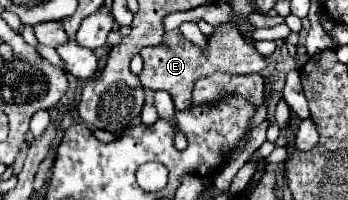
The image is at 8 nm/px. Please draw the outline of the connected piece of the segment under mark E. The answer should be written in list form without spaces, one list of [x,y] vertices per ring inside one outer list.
[[[234,23],[218,25],[216,31],[206,39],[208,39],[206,47],[198,47],[184,37],[180,37],[178,41],[170,41],[170,37],[164,37],[160,45],[144,47],[140,51],[144,59],[144,69],[140,73],[142,87],[170,93],[176,109],[184,111],[190,107],[192,89],[198,79],[214,75],[214,73],[232,73],[232,75],[260,73],[267,66],[262,55],[254,47],[246,47],[246,41],[242,39]]]

